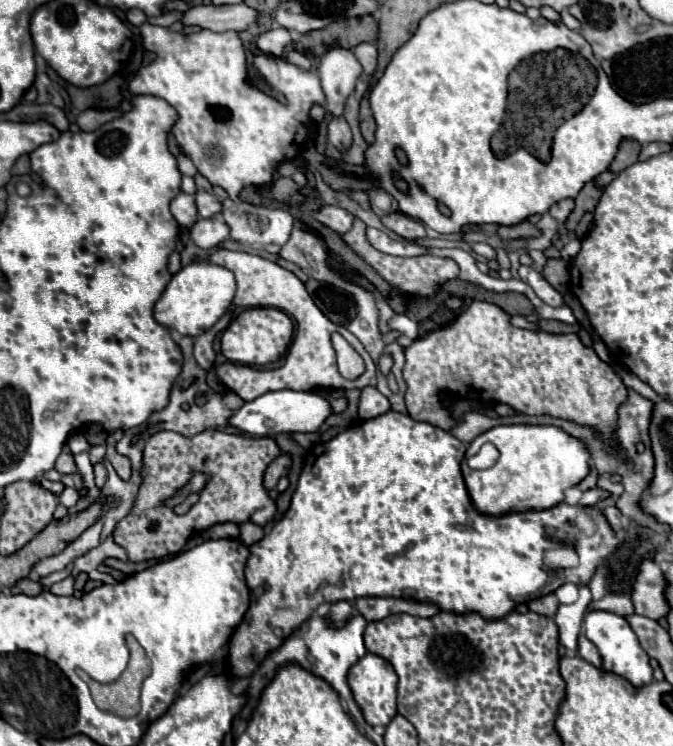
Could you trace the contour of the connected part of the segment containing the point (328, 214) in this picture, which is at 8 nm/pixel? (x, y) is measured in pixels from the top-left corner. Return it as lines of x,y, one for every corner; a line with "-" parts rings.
321,205
315,213
315,219
319,223
323,223
325,227
329,227
337,235
347,233
353,223
353,215
341,207
335,207
335,205

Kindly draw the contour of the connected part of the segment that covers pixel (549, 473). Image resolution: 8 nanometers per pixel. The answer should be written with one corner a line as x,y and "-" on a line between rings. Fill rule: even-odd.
499,425
485,431
469,445
461,471
473,507
483,515
501,517
519,511
543,511
561,503
563,491
577,485
589,473
589,451
579,439
573,439
559,427
-
485,443
493,443
499,449
499,459
489,469
469,469
467,459

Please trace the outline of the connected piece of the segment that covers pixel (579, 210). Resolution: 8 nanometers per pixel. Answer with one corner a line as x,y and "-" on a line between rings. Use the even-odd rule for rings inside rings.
589,181
589,183
579,191
579,195
575,197
575,209
573,209
573,213
569,215
569,219
565,221
565,227
567,227
569,231
575,231
577,223
581,221
581,217
583,217
585,213
593,213
593,211
595,211
595,207
597,207
597,203
599,203
599,197
601,197
601,189
595,189
595,183

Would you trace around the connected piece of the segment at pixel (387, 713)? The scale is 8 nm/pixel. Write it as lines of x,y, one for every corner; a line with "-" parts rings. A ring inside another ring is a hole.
367,653
363,659
359,659
351,669
349,669
349,687
353,691
353,697
365,717
365,721
371,727
383,725
387,727
391,723
391,719
397,715
397,707
395,707
395,699
397,699
397,675
391,667
389,661
385,661
379,655

